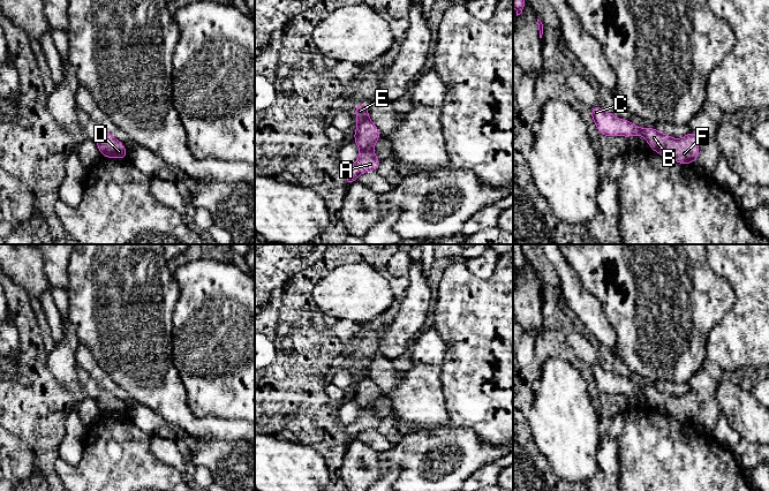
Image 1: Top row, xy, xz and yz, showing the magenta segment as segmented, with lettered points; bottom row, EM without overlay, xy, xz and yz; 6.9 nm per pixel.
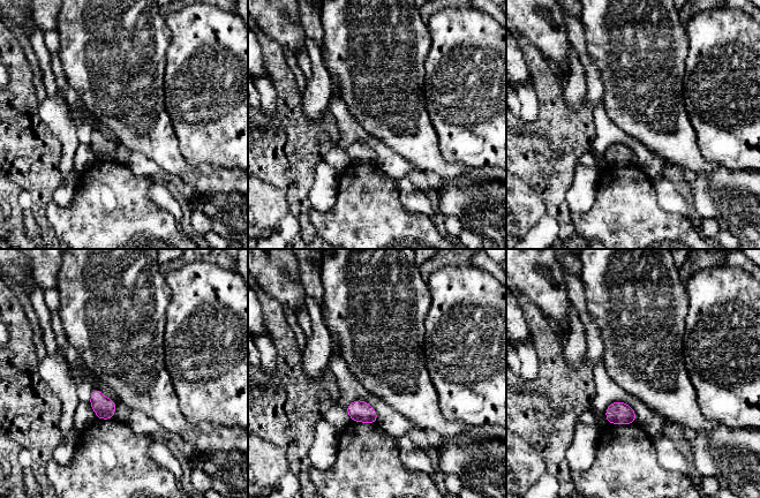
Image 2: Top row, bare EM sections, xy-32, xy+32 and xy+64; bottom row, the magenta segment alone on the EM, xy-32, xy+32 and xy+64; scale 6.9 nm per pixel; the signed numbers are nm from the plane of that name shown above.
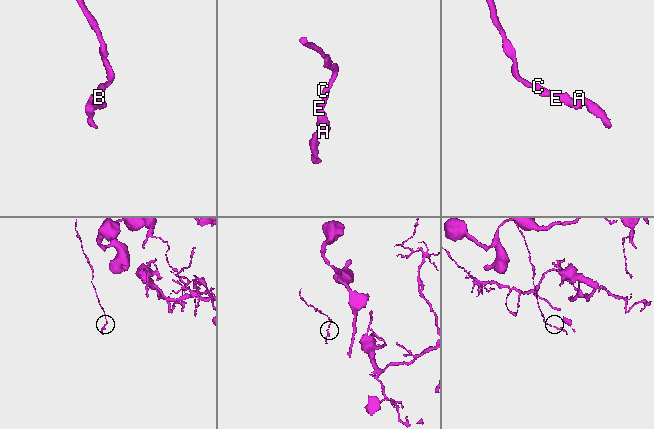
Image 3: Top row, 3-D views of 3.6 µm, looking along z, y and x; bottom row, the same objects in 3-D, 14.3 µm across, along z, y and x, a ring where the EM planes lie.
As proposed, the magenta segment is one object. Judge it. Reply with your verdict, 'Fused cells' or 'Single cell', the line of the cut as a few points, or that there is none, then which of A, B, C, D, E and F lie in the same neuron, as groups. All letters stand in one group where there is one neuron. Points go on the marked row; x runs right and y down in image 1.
Single cell. No split. Groups: A B C D E F

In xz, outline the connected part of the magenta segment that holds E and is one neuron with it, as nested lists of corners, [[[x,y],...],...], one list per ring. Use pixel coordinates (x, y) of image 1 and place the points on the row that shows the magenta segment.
[[[368,104],[354,107],[357,127],[354,133],[354,143],[360,148],[357,161],[345,169],[346,186],[355,182],[361,173],[377,171],[380,159],[374,153],[375,143],[382,137],[380,131],[369,119]]]

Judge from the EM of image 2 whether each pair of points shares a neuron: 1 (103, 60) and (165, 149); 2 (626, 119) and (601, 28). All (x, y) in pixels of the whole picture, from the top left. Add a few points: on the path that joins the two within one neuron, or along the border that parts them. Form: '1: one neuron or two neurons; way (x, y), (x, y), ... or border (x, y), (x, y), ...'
1: one neuron; way (121, 82), (136, 115), (144, 127)
2: one neuron; way (626, 96), (626, 53), (624, 51)

